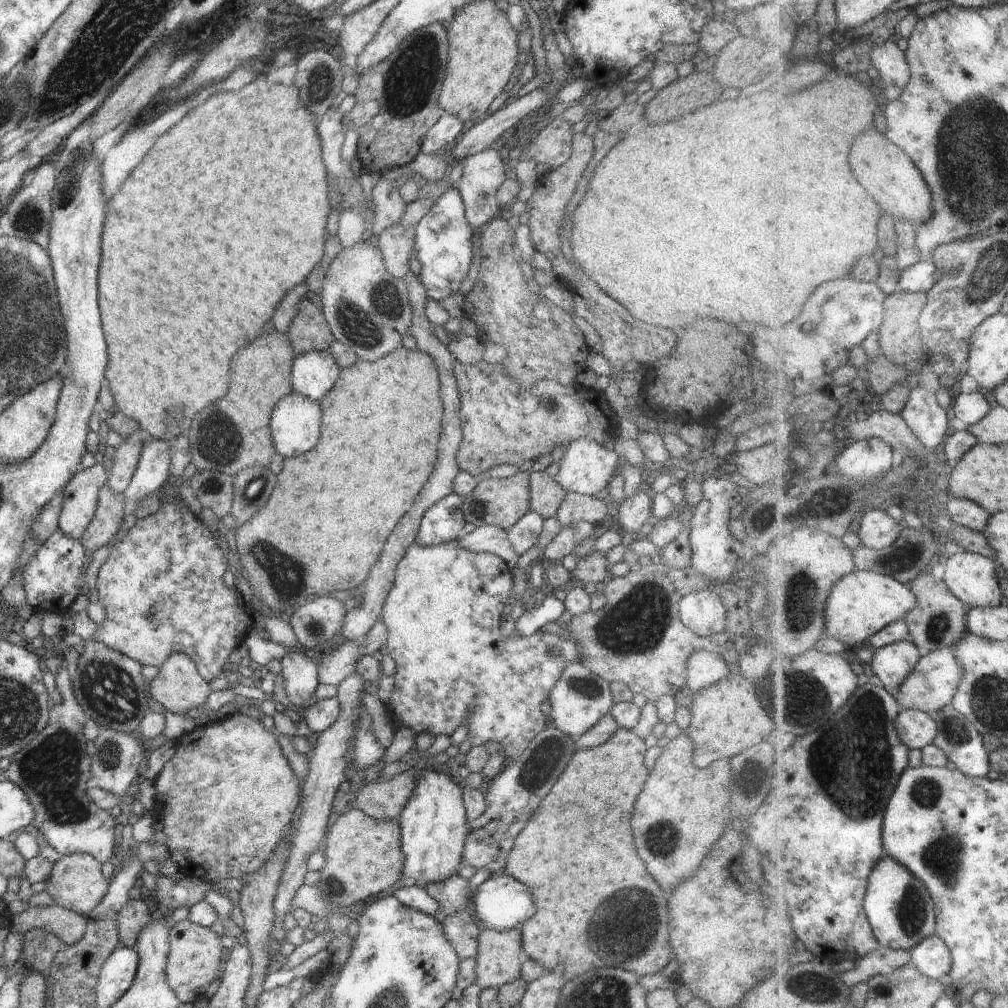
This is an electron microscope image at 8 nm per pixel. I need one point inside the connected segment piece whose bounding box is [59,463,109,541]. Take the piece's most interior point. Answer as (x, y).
(79, 497)

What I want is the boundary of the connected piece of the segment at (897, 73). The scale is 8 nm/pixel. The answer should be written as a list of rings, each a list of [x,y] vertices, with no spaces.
[[[897,40],[886,42],[872,51],[872,62],[880,72],[880,81],[902,86],[911,81],[913,72],[907,51],[898,46]]]

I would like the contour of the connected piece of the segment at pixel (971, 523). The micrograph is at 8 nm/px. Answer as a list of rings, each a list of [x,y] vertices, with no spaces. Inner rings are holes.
[[[951,497],[943,508],[948,517],[953,520],[953,524],[966,525],[983,533],[994,516],[986,506],[966,497]]]

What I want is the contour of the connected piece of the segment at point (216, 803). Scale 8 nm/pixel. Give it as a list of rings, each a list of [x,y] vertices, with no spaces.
[[[236,715],[220,722],[208,722],[195,728],[190,734],[184,734],[176,741],[174,756],[166,762],[164,769],[154,780],[156,797],[154,815],[163,822],[162,833],[166,836],[166,847],[170,854],[170,860],[176,863],[177,869],[186,877],[199,879],[206,883],[215,883],[224,879],[240,879],[242,876],[254,874],[267,861],[271,852],[277,847],[279,840],[285,836],[286,829],[299,815],[299,802],[301,797],[300,779],[296,777],[286,757],[282,754],[280,745],[276,740],[276,733],[264,728],[260,721],[246,716]]]

